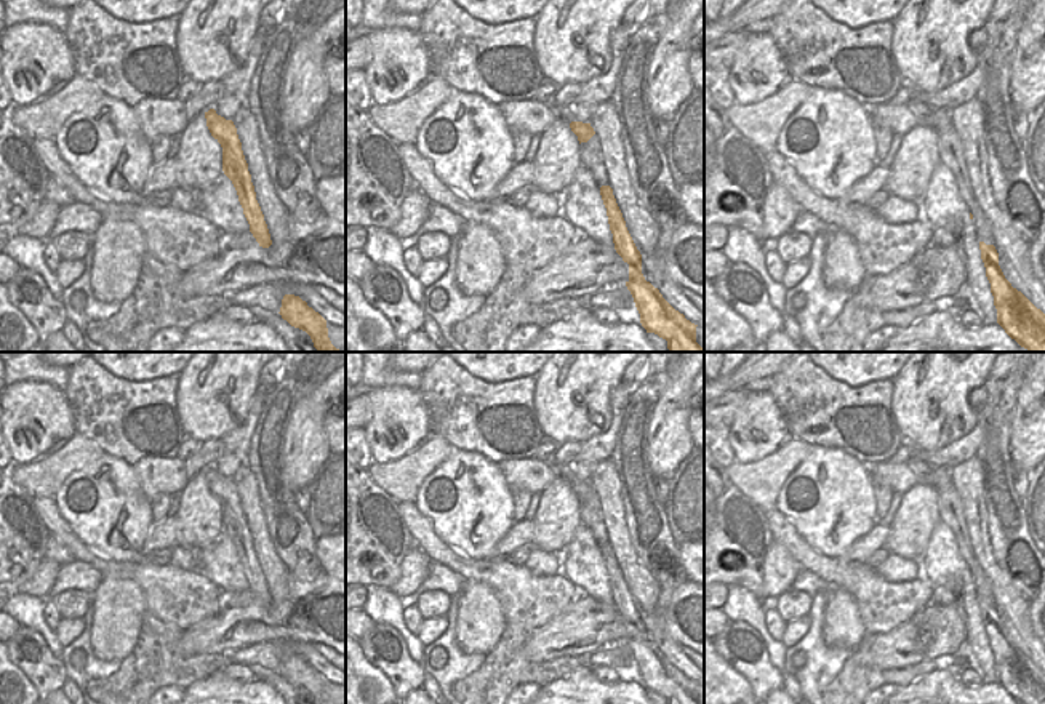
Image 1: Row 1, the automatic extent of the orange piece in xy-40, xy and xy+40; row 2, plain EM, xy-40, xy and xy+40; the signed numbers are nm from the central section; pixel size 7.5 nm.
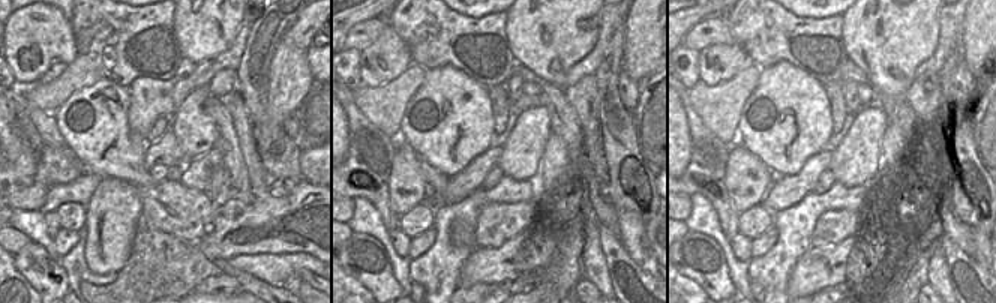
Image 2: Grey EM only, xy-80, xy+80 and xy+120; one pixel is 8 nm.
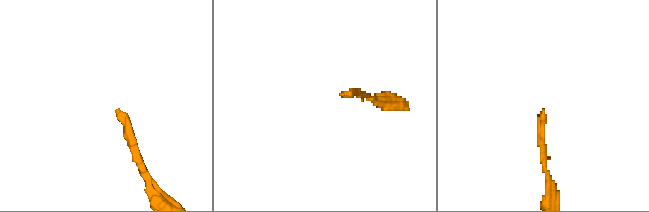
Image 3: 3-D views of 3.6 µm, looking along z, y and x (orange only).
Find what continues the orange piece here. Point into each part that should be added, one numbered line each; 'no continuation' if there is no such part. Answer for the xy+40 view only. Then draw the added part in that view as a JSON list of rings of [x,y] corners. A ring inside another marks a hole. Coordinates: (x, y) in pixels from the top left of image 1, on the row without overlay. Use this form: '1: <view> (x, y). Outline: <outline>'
no continuation

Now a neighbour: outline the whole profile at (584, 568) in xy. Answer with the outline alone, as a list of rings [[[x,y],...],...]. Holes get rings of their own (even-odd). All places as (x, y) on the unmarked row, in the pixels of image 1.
[[[583,523],[565,549],[565,578],[592,598],[615,605],[600,546]]]

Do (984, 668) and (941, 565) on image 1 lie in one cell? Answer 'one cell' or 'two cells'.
one cell

